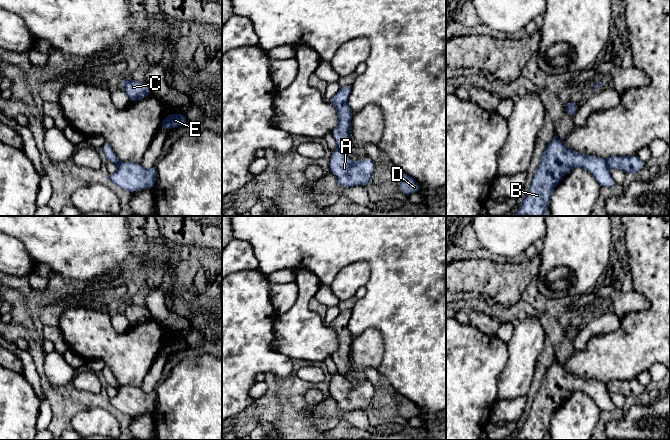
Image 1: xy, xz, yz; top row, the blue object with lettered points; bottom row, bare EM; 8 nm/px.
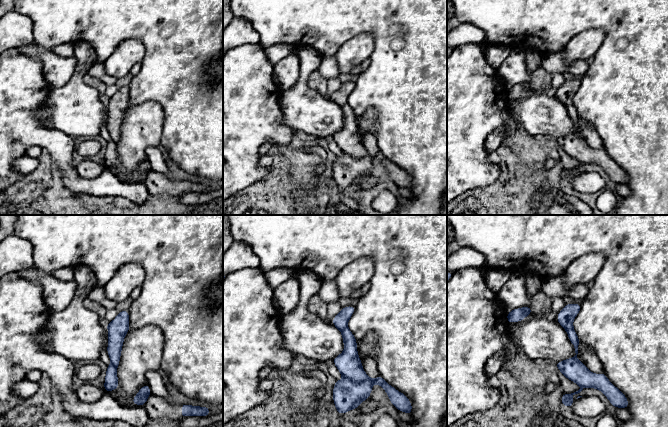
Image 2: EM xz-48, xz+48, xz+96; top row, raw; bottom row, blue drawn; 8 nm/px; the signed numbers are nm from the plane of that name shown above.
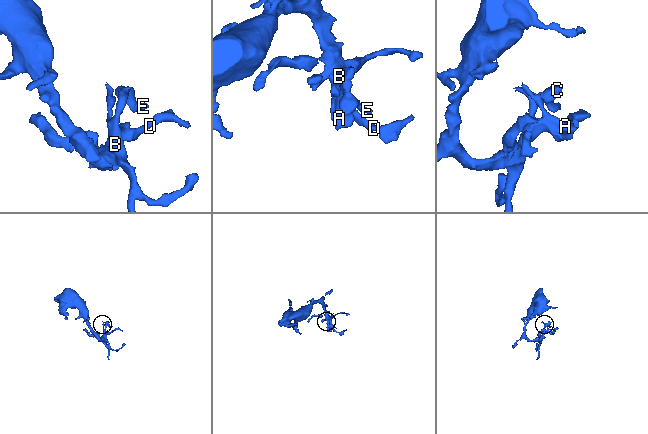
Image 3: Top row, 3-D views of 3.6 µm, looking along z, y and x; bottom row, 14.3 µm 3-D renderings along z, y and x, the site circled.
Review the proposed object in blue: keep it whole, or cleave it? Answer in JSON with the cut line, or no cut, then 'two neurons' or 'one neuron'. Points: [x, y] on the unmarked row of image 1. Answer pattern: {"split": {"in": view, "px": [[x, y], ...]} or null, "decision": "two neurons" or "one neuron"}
{"split": {"in": "yz", "px": [[605, 384], [609, 391]]}, "decision": "two neurons"}

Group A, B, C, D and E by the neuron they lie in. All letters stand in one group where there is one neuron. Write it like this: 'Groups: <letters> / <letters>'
Groups: A / B C D E

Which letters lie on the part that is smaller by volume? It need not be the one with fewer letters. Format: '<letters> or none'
A

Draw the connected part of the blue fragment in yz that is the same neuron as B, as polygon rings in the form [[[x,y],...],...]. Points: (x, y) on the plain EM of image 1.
[[[556,356],[545,371],[529,416],[514,440],[544,440],[554,412],[565,397],[577,391],[589,395],[600,410],[612,412],[616,408],[606,384],[569,373],[559,364]]]

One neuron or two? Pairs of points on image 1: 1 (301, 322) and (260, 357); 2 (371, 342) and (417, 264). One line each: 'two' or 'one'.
1: two
2: two

